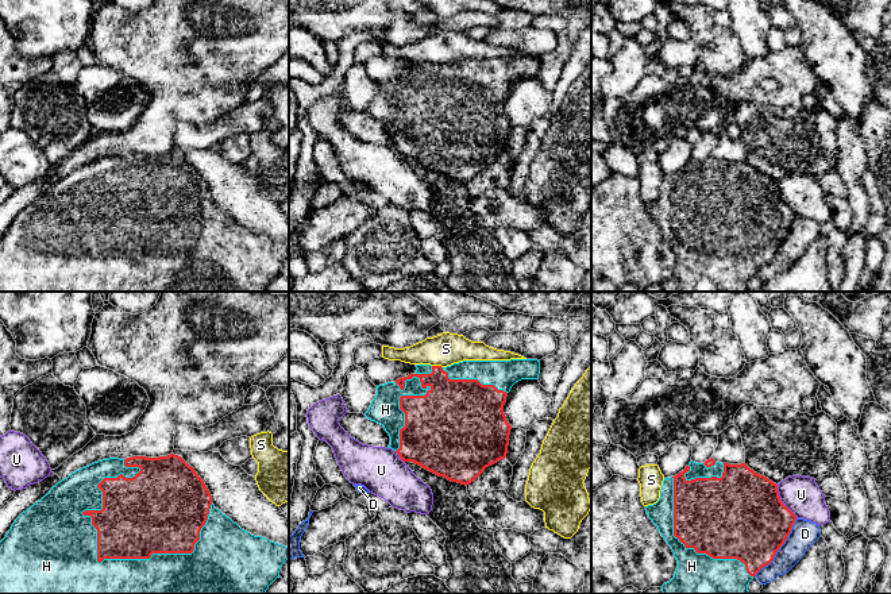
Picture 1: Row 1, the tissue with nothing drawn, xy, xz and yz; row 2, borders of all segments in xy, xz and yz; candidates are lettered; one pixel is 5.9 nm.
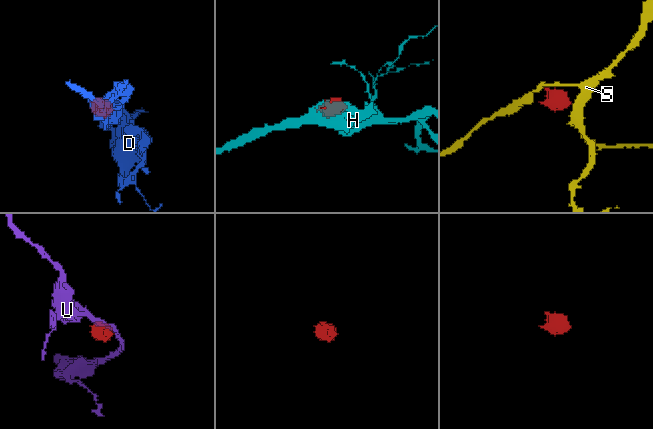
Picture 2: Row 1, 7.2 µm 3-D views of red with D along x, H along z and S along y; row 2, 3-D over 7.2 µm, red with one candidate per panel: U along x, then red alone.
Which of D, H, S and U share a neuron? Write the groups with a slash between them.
D / H / S / U

